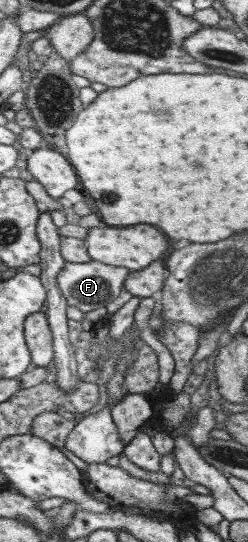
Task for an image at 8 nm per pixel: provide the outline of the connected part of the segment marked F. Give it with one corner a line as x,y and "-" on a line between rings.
96,261
88,263
64,263
63,269
56,275
55,281
58,290
66,301
68,307
77,307
82,314
105,307
114,300
123,287
128,273
124,267
112,267

